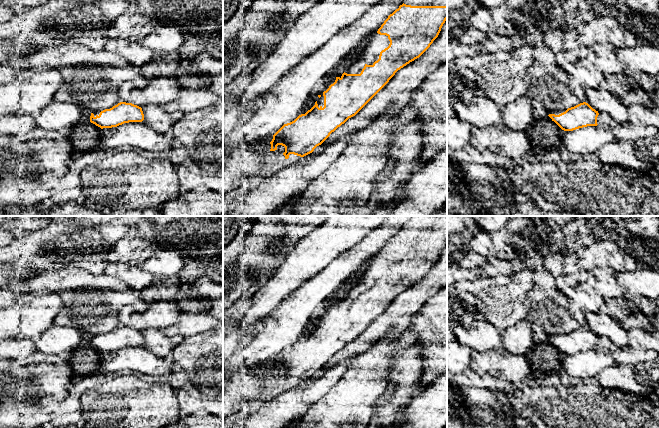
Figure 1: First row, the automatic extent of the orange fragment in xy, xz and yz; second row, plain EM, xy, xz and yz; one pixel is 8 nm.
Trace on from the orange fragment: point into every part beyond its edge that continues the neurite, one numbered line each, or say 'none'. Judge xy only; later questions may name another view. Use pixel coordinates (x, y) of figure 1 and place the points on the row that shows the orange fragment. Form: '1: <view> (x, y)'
none

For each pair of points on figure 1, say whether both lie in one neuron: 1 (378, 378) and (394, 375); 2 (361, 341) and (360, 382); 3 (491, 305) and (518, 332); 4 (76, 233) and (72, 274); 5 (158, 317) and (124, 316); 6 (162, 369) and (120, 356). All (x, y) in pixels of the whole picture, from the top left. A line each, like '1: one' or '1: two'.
1: two
2: two
3: two
4: two
5: one
6: one

